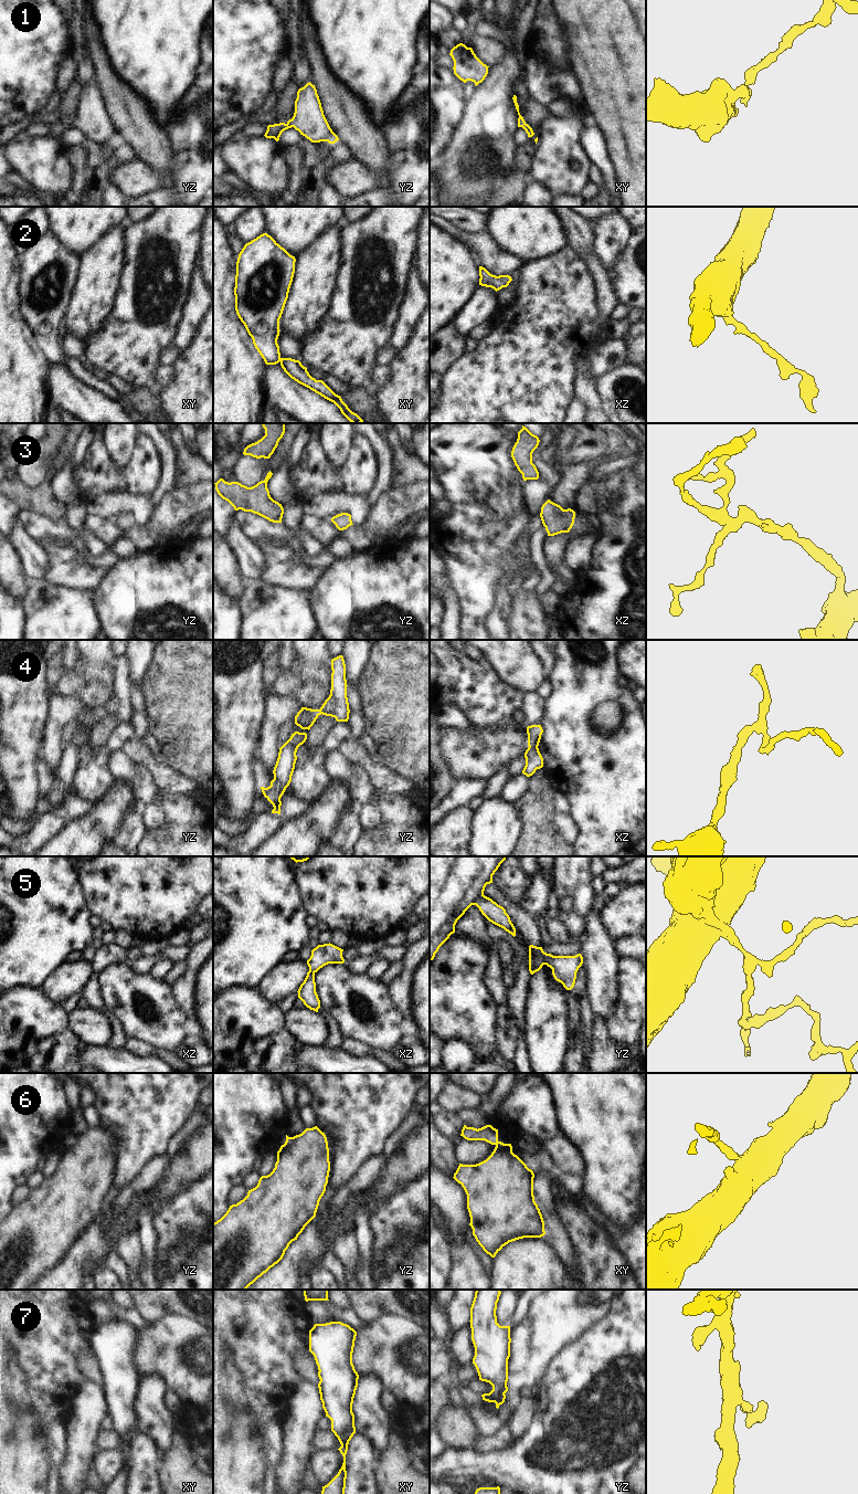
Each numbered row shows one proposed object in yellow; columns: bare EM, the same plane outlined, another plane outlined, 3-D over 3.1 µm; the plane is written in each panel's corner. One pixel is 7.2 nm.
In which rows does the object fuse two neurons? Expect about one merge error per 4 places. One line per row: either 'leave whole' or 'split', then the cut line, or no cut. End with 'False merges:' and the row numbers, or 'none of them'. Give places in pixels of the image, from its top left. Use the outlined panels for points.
1: leave whole; no cut
2: leave whole; no cut
3: leave whole; no cut
4: split; cut in xz along (529, 746), (537, 747)
5: leave whole; no cut
6: split; cut in xy along (498, 1142), (495, 1144)
7: leave whole; no cut
False merges: 4, 6

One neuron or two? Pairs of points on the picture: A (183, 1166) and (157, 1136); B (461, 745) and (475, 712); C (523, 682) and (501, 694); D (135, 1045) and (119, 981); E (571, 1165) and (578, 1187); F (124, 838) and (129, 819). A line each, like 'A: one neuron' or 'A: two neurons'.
A: two neurons
B: two neurons
C: two neurons
D: two neurons
E: two neurons
F: one neuron

